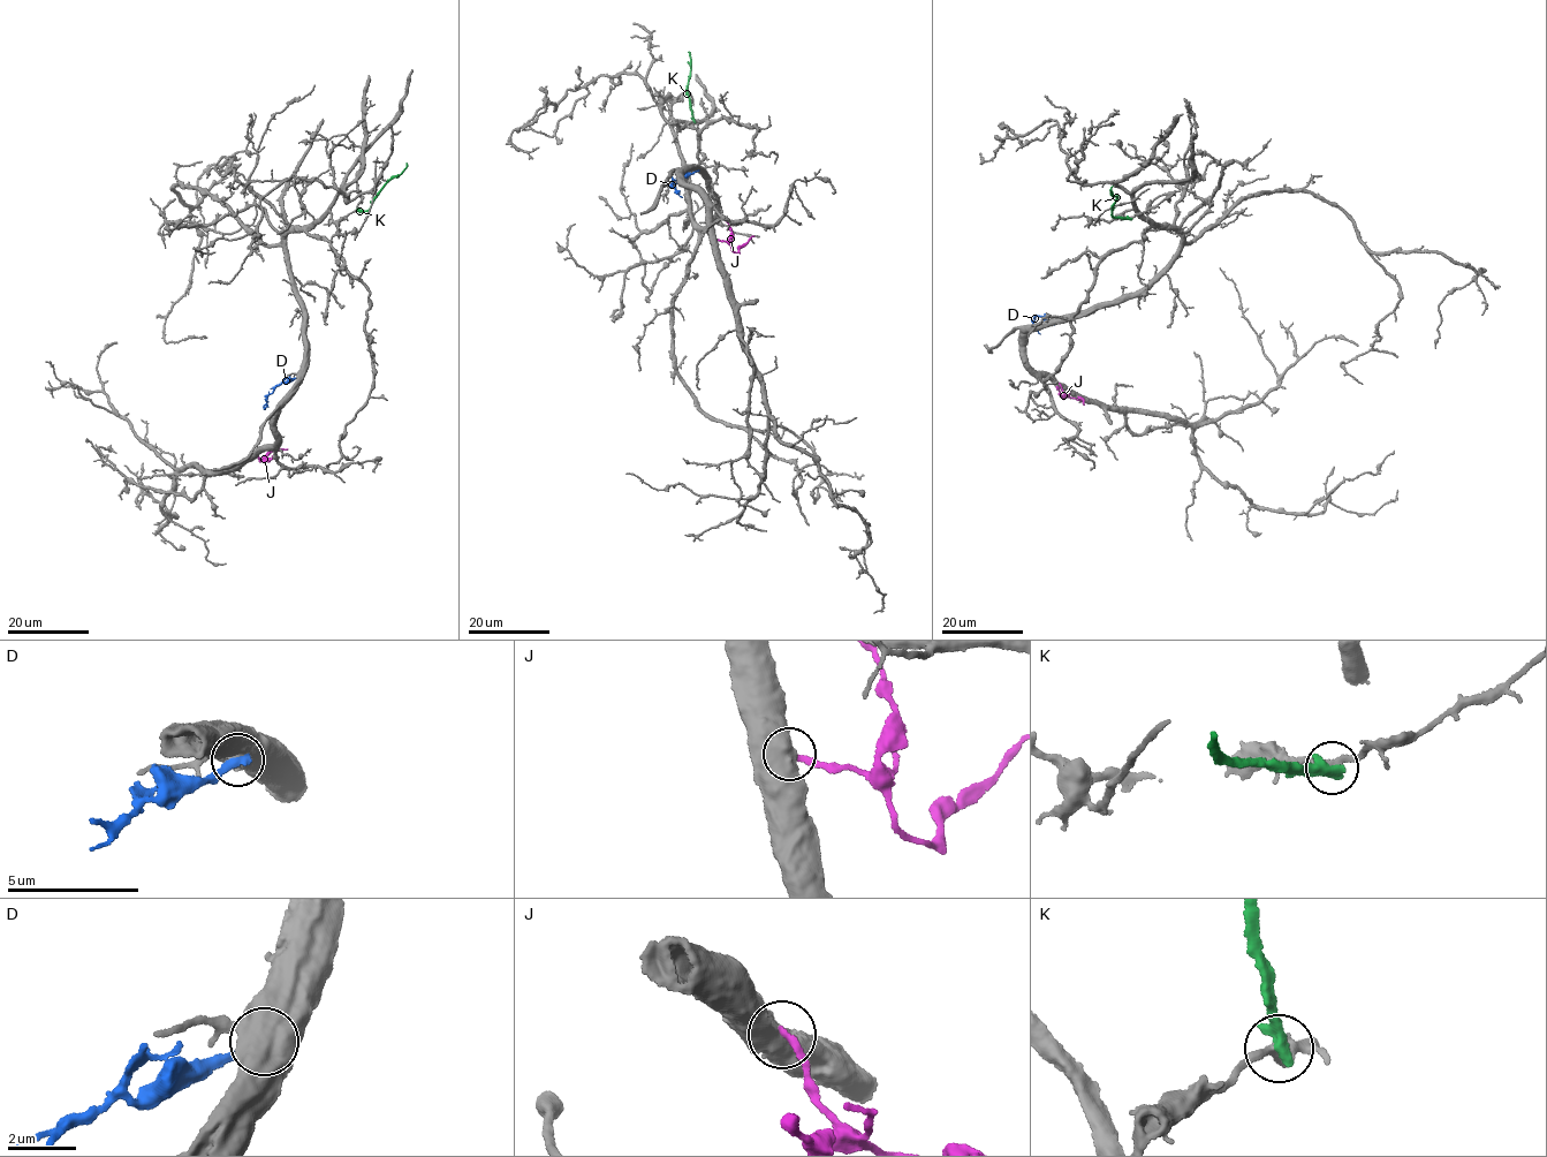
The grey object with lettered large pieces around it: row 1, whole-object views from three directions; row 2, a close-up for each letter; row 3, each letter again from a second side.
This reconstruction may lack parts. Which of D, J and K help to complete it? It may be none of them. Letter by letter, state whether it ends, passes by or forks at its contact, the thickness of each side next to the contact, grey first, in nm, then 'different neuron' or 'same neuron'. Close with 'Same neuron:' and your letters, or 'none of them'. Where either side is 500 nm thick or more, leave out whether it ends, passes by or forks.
D: 750 nm thick on the grey side, 360 nm on the other; different neuron
J: 750 nm thick on the grey side, 200 nm on the other; different neuron
K: 240 nm thick on the grey side, 500 nm on the other; different neuron
Same neuron: none of them

